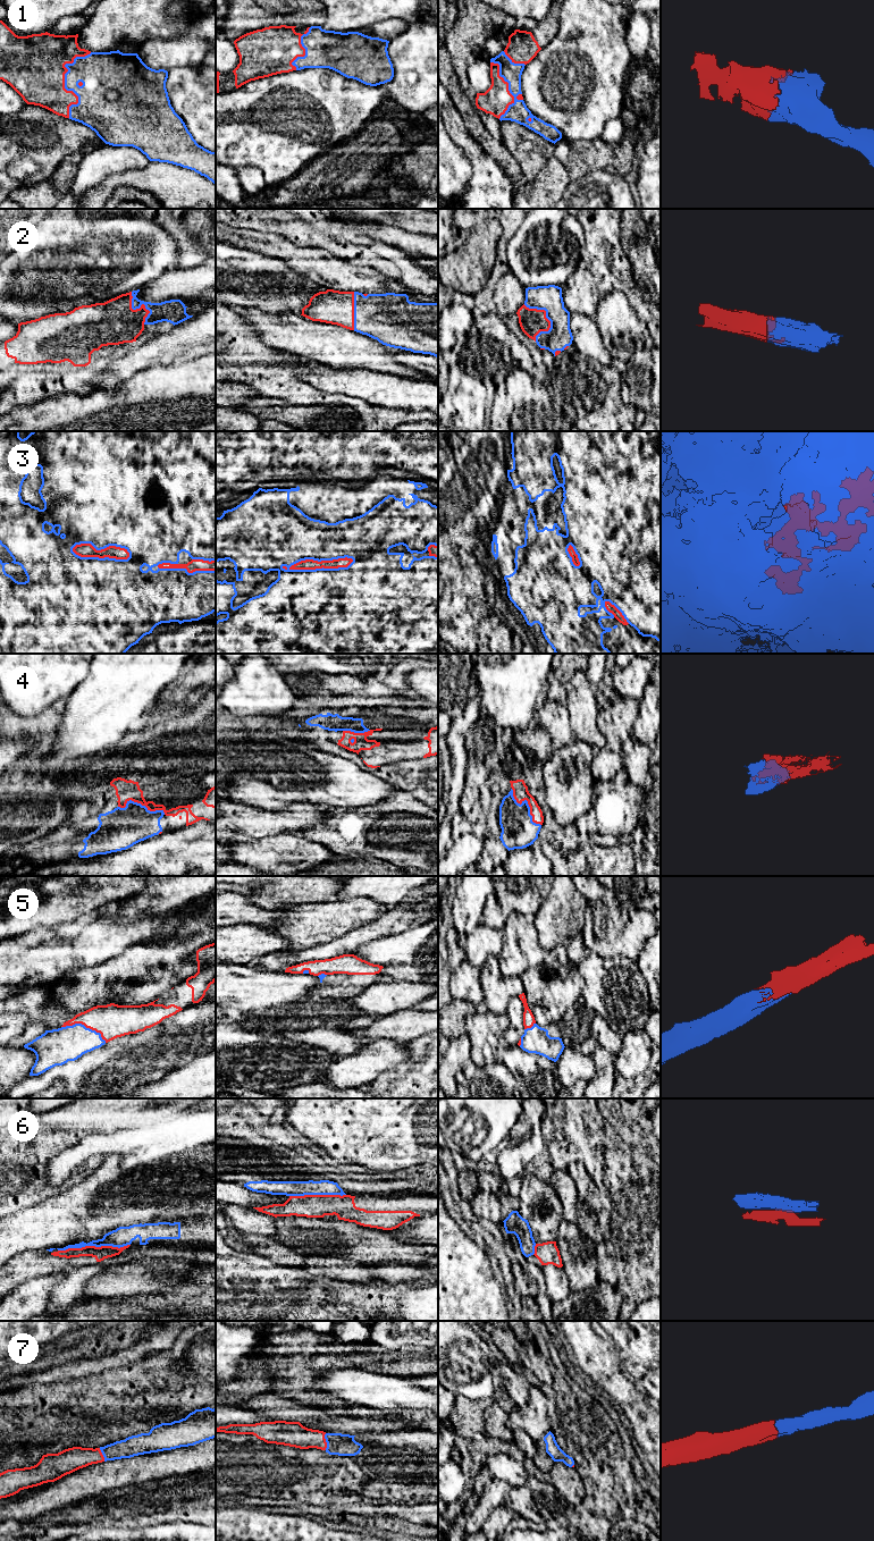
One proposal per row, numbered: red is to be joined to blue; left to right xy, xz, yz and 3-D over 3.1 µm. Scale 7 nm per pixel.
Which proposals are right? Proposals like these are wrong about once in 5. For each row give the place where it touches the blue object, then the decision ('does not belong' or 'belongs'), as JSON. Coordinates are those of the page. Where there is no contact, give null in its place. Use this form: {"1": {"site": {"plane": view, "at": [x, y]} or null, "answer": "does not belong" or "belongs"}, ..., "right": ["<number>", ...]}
{"1": {"site": {"plane": "xy", "at": [65, 81]}, "answer": "belongs"}, "2": {"site": {"plane": "yz", "at": [546, 317]}, "answer": "belongs"}, "3": {"site": {"plane": "xz", "at": [317, 569]}, "answer": "belongs"}, "4": {"site": {"plane": "xy", "at": [140, 803]}, "answer": "belongs"}, "5": {"site": {"plane": "xy", "at": [84, 1026]}, "answer": "belongs"}, "6": {"site": {"plane": "xy", "at": [93, 1245]}, "answer": "does not belong"}, "7": {"site": {"plane": "xz", "at": [326, 1441]}, "answer": "belongs"}, "right": ["1", "2", "3", "4", "5", "7"]}

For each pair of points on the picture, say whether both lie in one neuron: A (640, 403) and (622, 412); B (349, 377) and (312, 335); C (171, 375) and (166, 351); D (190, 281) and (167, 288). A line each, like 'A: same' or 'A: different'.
A: different
B: different
C: different
D: same

